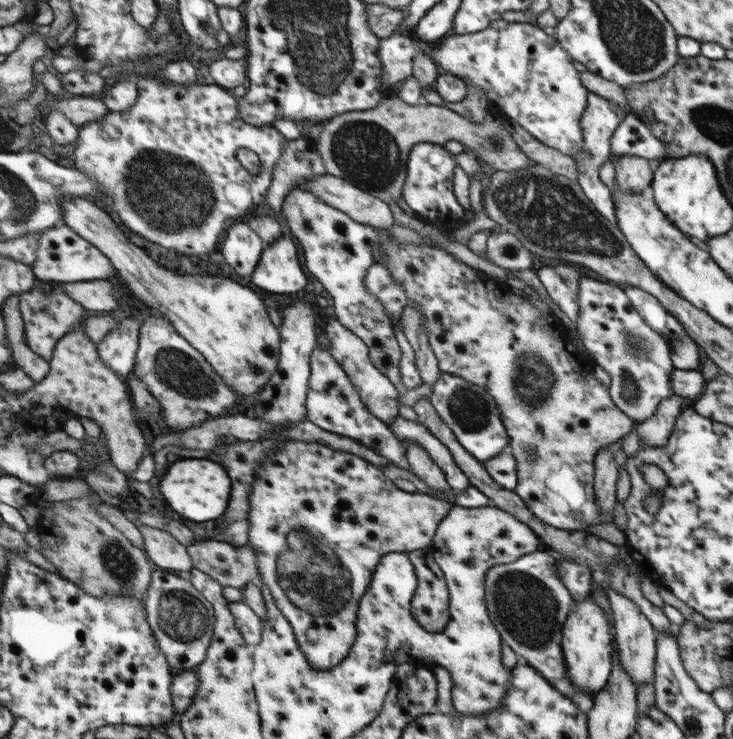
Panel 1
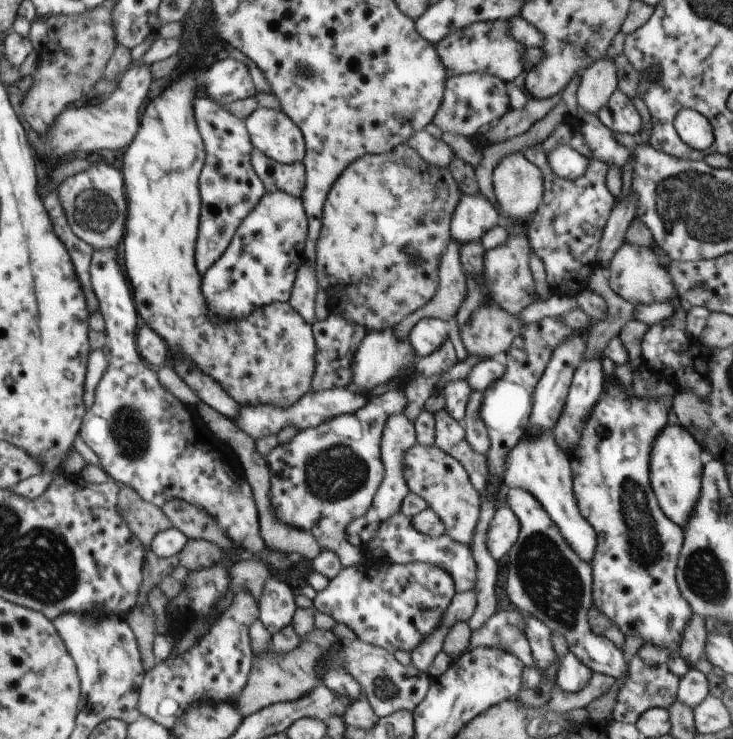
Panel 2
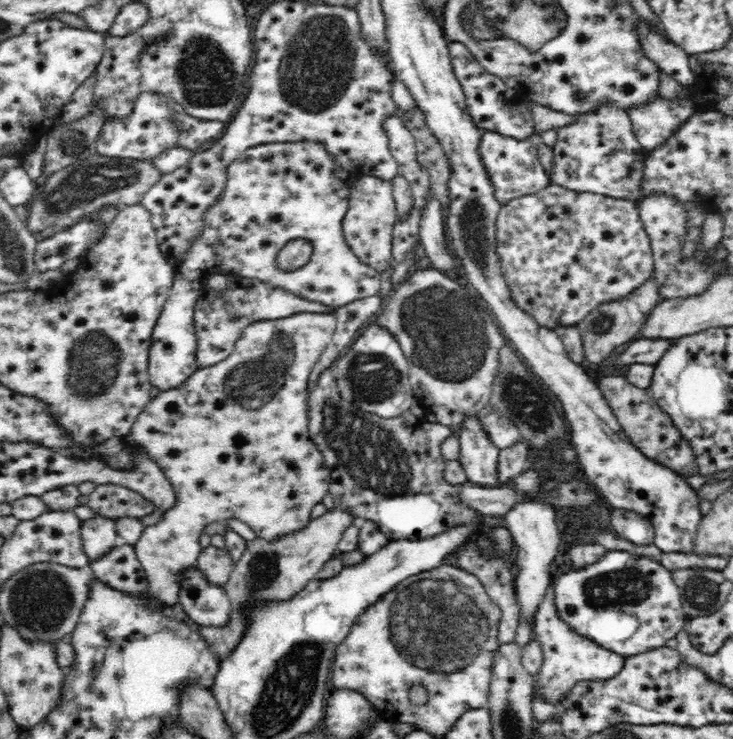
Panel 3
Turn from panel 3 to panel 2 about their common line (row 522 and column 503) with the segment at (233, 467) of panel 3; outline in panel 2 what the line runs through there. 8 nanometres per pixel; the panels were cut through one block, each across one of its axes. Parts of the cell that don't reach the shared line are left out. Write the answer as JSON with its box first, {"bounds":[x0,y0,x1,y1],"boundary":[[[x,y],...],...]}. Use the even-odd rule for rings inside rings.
{"bounds":[485,151,543,315],"boundary":[[[520,151],[503,156],[498,164],[493,168],[492,184],[496,195],[496,200],[500,208],[517,222],[509,233],[509,240],[498,248],[485,252],[485,287],[489,295],[504,310],[510,314],[518,315],[526,306],[539,300],[534,288],[534,280],[528,268],[528,256],[530,256],[530,246],[526,242],[527,227],[524,224],[530,222],[533,214],[540,208],[543,201],[543,174],[542,171],[530,159],[527,159]]]}

